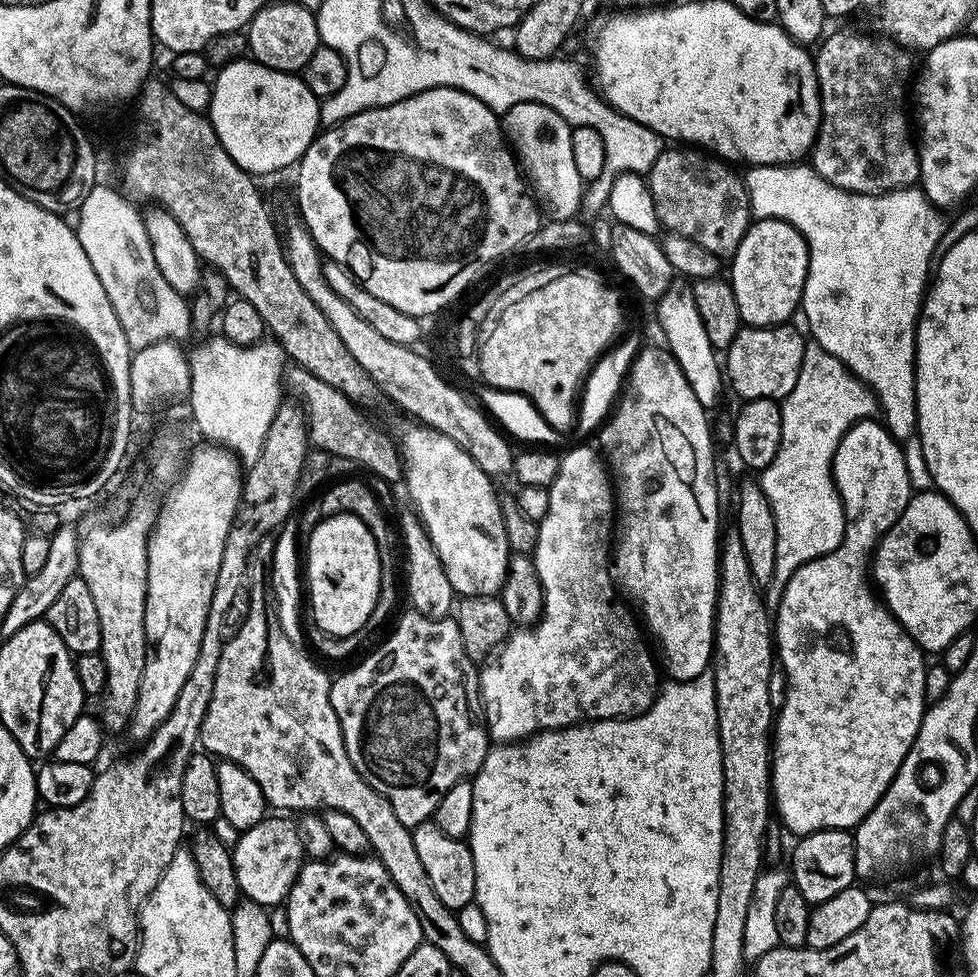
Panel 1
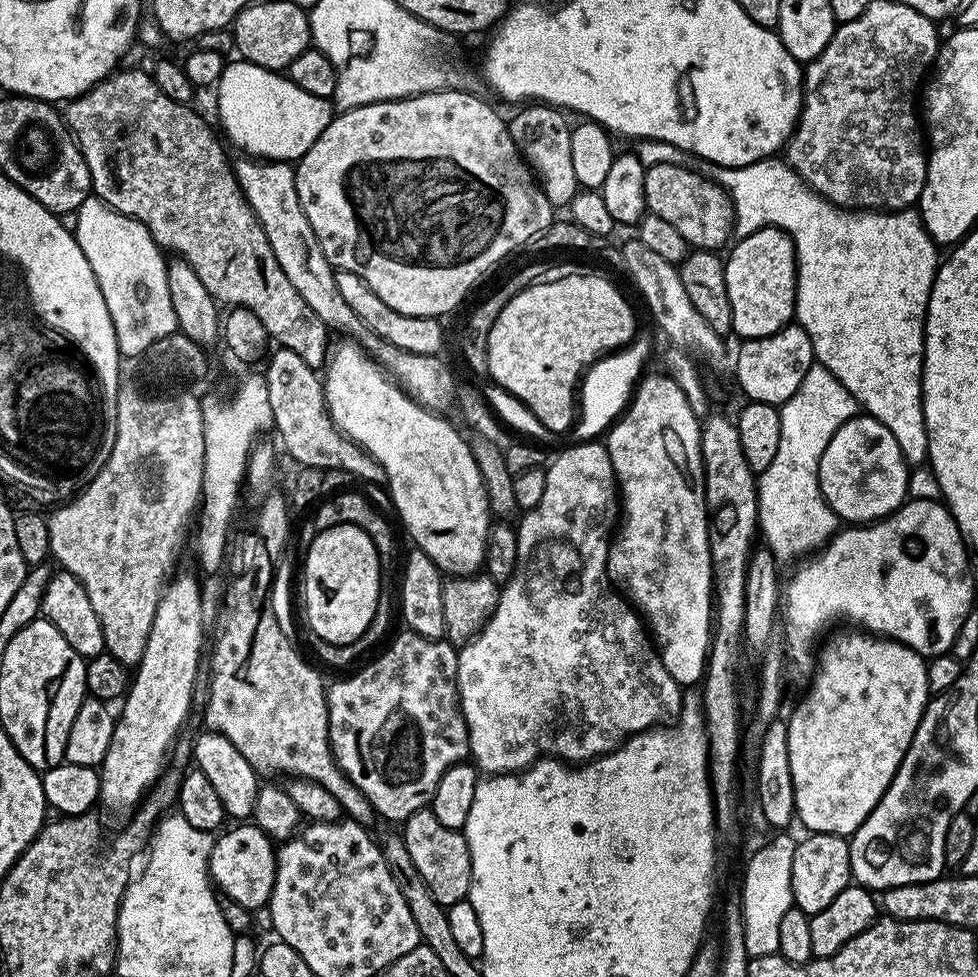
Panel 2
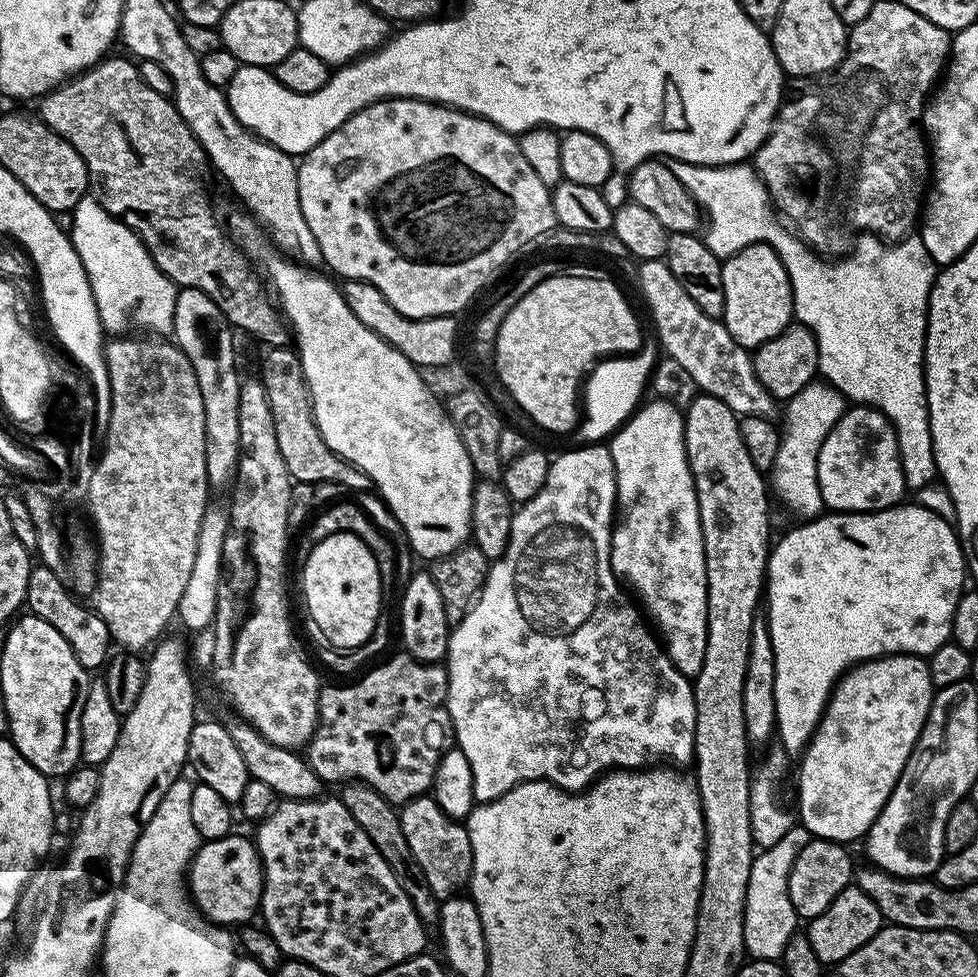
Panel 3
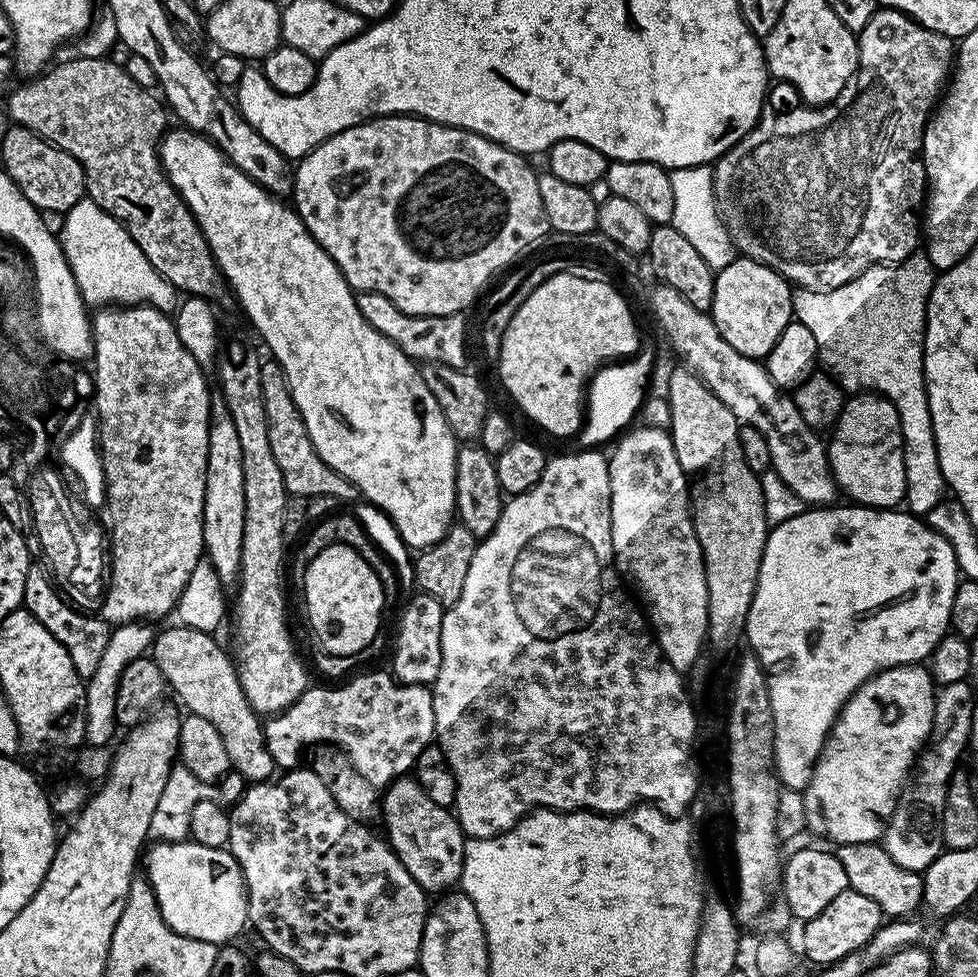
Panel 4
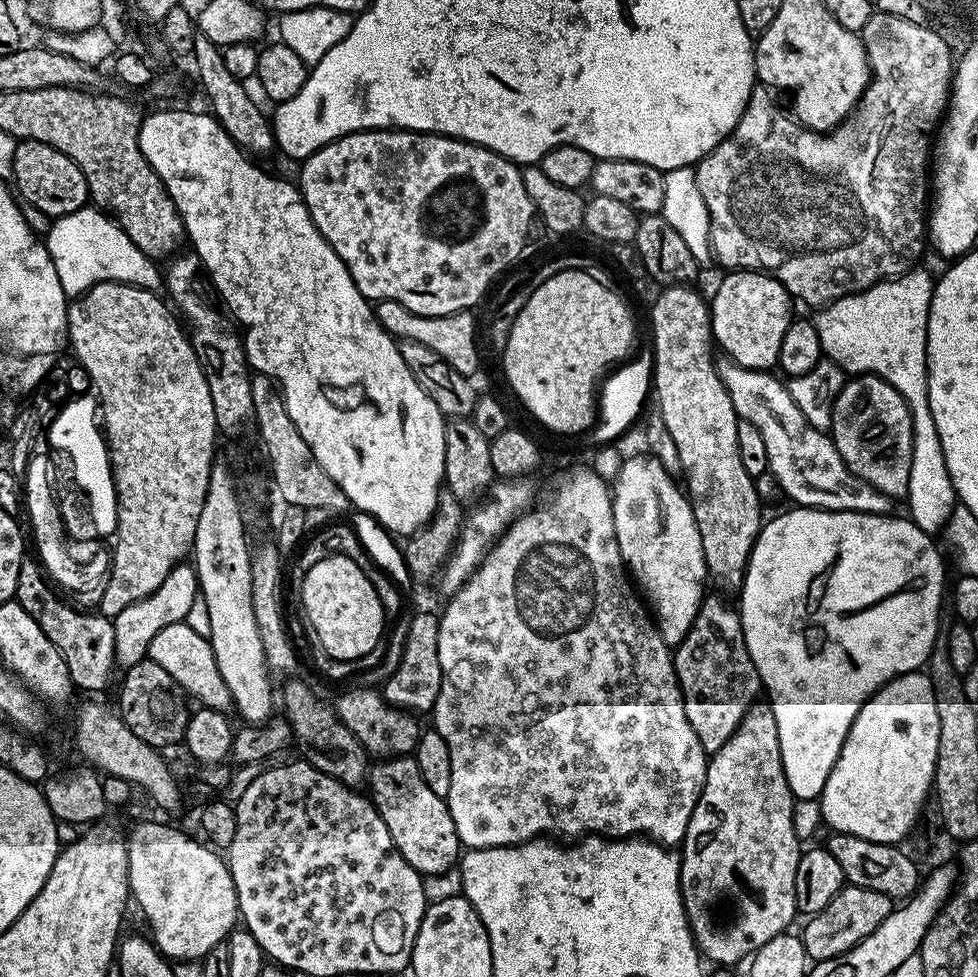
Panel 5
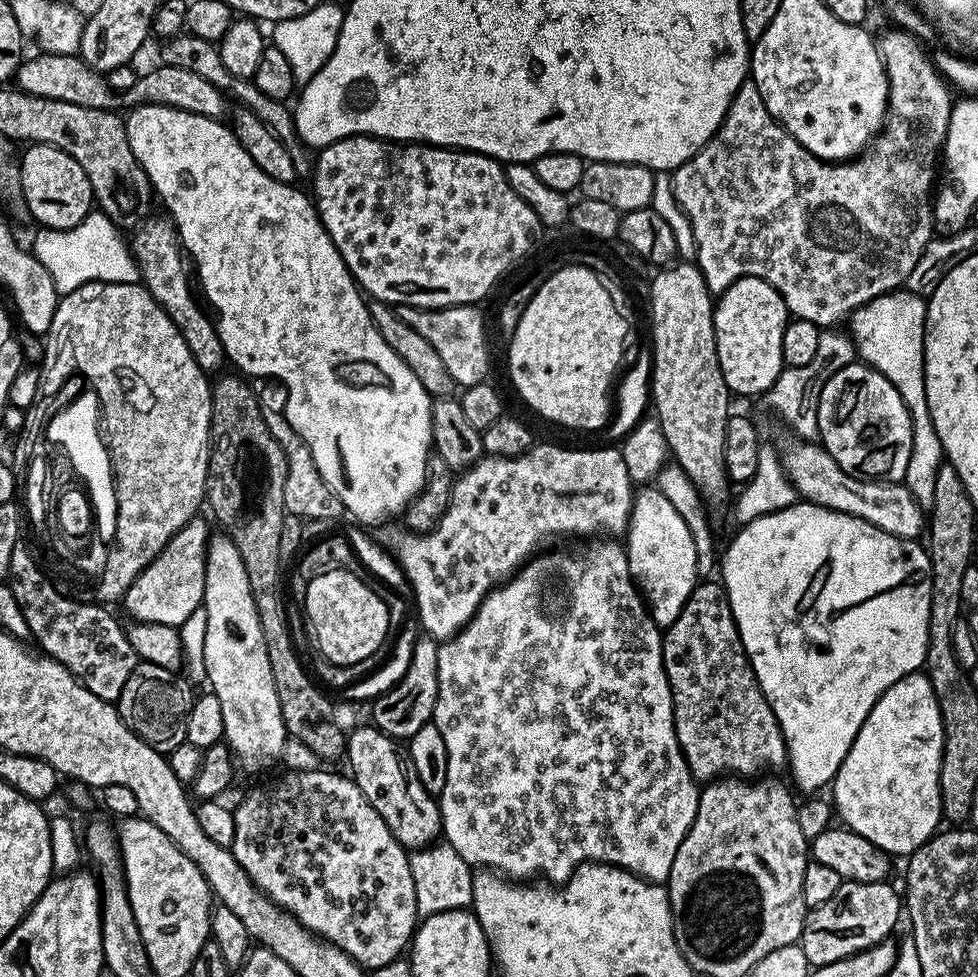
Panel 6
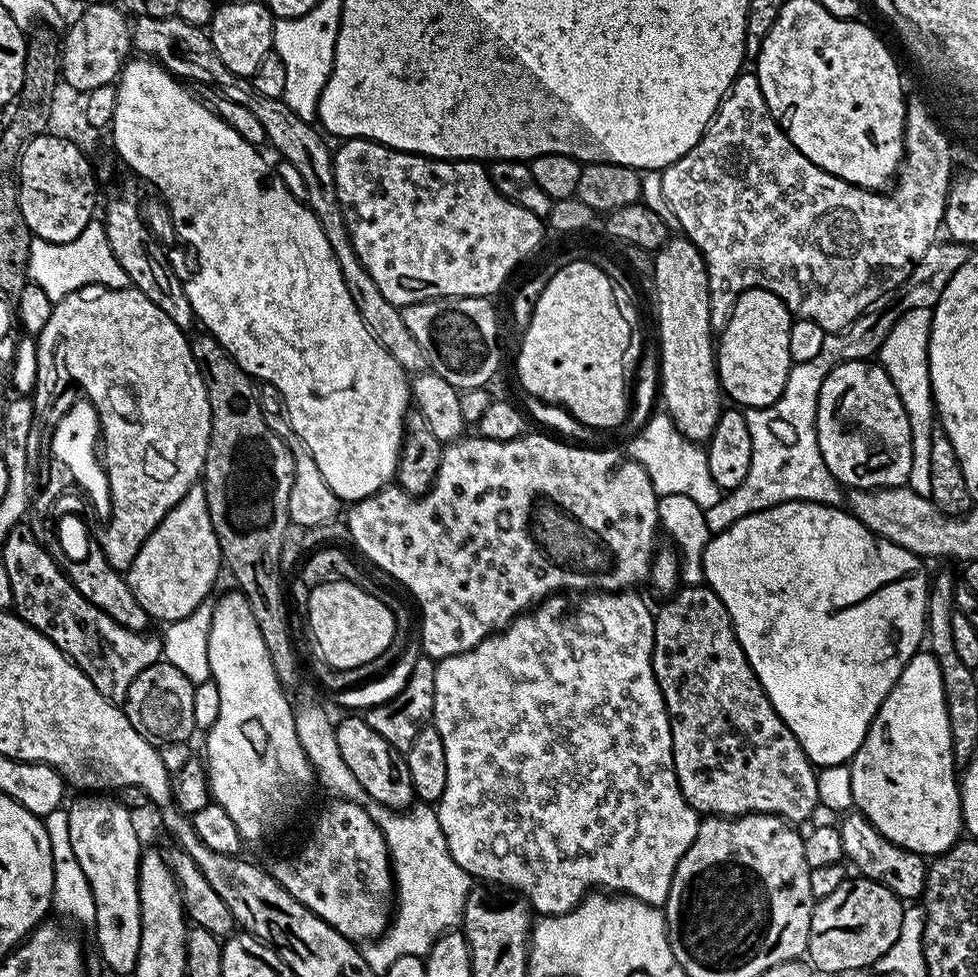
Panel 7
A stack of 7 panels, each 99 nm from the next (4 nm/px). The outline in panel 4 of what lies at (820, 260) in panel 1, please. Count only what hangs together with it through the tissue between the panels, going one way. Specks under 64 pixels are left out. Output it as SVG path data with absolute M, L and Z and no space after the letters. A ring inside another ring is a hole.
M674 168L670 175L674 186L676 211L672 216L672 227L694 245L694 250L698 250L698 255L706 261L706 266L714 270L726 267L734 259L734 245L732 237L728 235L728 227L720 216L720 210L716 207L716 195L712 189L712 168ZM913 254L906 257L900 264L875 264L872 268L867 268L862 274L858 274L858 278L854 278L846 286L838 286L825 292L815 292L813 288L796 288L792 293L792 311L795 319L800 320L802 326L806 326L806 330L810 330L810 334L814 334L814 342L818 342L818 350L820 351L819 363L823 365L828 375L840 383L840 387L844 389L845 393L856 394L861 390L875 392L878 396L885 396L898 410L902 434L904 435L904 461L906 462L906 494L904 499L907 511L921 518L927 517L928 512L934 506L941 504L946 496L944 475L942 474L942 466L938 462L938 450L934 442L934 426L930 418L928 391L924 385L924 320L928 316L928 299L932 293L932 285L935 284L936 277L937 273L934 271L932 263L928 261L927 255Z

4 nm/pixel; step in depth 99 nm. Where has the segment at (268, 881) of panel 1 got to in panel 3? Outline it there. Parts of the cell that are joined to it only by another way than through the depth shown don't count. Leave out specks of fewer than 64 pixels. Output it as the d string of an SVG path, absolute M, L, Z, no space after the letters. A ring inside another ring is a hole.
M229 834L221 840L210 840L201 843L200 849L192 863L188 865L186 883L192 897L192 903L196 905L201 916L205 920L211 920L213 924L221 926L244 926L249 923L252 915L257 915L260 907L260 895L264 889L264 867L260 864L260 856L256 852L255 843L244 836Z

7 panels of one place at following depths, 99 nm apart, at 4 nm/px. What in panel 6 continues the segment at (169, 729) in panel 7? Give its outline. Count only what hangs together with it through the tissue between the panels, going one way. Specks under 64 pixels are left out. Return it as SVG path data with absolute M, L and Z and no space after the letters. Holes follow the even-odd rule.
M140 662L130 678L126 678L126 686L122 686L120 699L115 701L116 711L138 739L146 741L155 752L169 754L187 738L187 719L194 699L191 687L193 685L183 675Z

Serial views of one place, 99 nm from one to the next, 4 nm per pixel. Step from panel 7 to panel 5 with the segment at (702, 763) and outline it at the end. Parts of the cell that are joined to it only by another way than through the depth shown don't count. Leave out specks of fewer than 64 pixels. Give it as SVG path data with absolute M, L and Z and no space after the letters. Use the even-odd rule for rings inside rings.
M720 594L705 595L698 614L682 642L675 645L672 664L680 683L686 718L698 734L704 751L716 752L738 730L746 710L762 696L760 675L750 658L740 613Z

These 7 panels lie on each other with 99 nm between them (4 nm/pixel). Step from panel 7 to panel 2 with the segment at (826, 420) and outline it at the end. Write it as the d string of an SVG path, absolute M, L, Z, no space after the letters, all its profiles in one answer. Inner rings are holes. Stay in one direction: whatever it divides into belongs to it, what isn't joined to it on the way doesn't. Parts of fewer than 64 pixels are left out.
M857 414L836 431L834 438L830 438L830 446L826 446L816 473L820 479L820 493L841 521L875 522L885 516L891 516L905 503L908 496L909 471L910 465L904 461L904 455L894 434L890 434L890 430L886 430L886 426L882 426L882 422L872 416Z

